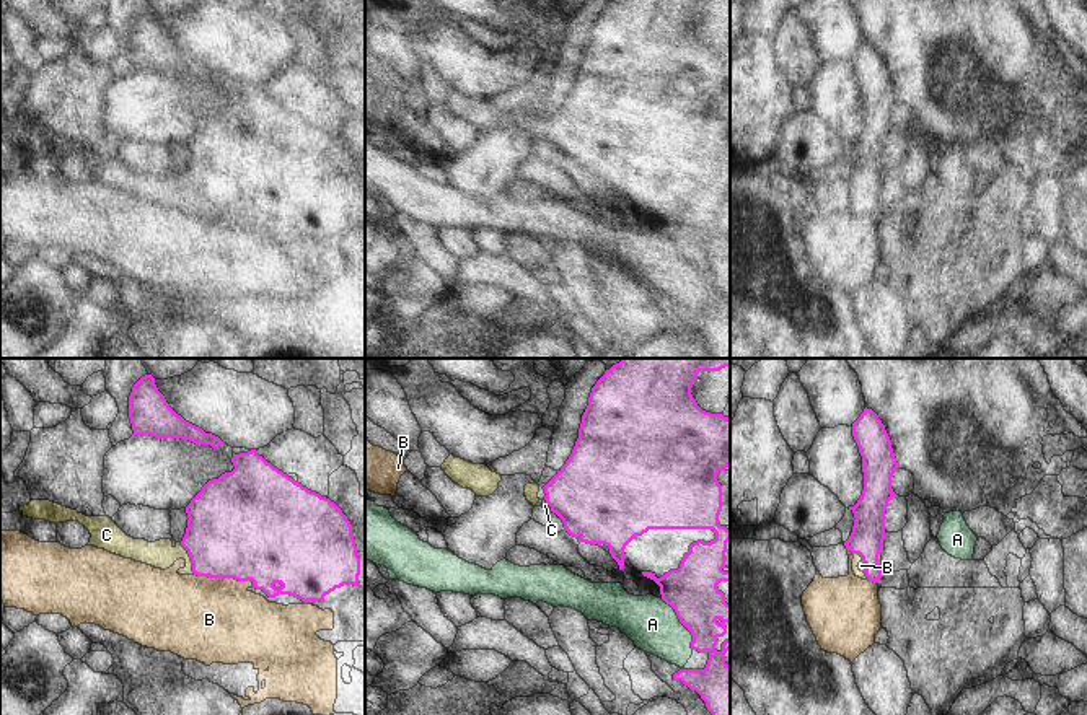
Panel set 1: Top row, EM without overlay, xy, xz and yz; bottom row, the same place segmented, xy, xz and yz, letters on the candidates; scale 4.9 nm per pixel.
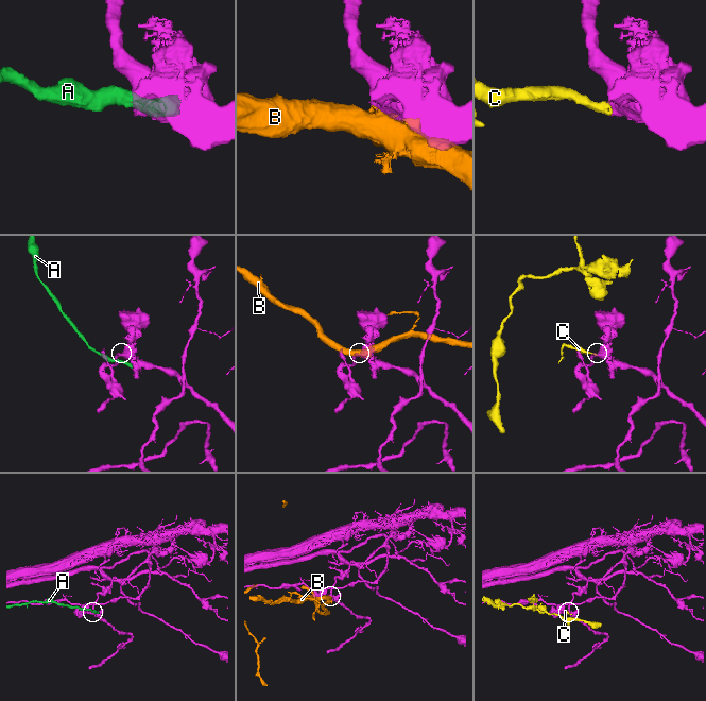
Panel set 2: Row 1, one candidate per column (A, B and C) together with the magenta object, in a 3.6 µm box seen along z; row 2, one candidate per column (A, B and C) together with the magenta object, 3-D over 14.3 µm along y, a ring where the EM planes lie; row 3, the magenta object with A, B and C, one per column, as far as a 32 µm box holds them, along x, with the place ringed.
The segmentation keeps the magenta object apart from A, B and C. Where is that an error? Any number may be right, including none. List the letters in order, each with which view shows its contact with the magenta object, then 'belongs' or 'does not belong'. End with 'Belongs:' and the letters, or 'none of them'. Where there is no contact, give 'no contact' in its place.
A: contact in xz; does not belong
B: contact in xy; does not belong
C: contact in xy; belongs
Belongs: C

